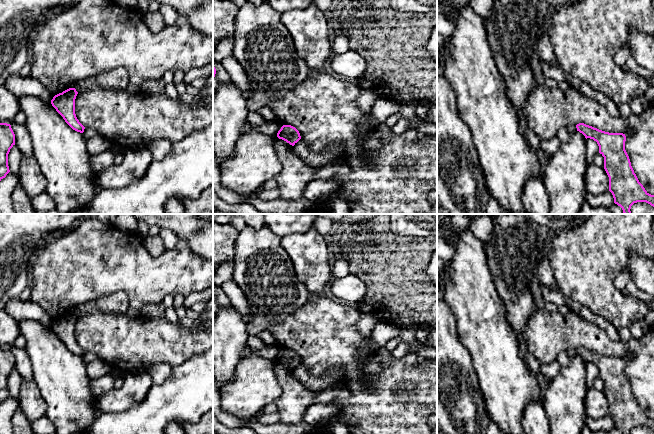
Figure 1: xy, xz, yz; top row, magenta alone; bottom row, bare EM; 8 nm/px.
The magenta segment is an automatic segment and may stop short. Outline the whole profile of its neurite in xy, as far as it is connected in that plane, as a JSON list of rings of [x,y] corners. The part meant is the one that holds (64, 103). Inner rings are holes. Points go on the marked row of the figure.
[[[69,88],[55,95],[51,100],[51,104],[73,130],[83,133],[85,127],[79,122],[75,114],[77,94],[75,88]]]

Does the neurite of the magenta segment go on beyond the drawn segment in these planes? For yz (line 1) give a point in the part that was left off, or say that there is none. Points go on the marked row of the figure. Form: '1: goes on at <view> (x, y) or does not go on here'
1: does not go on here

